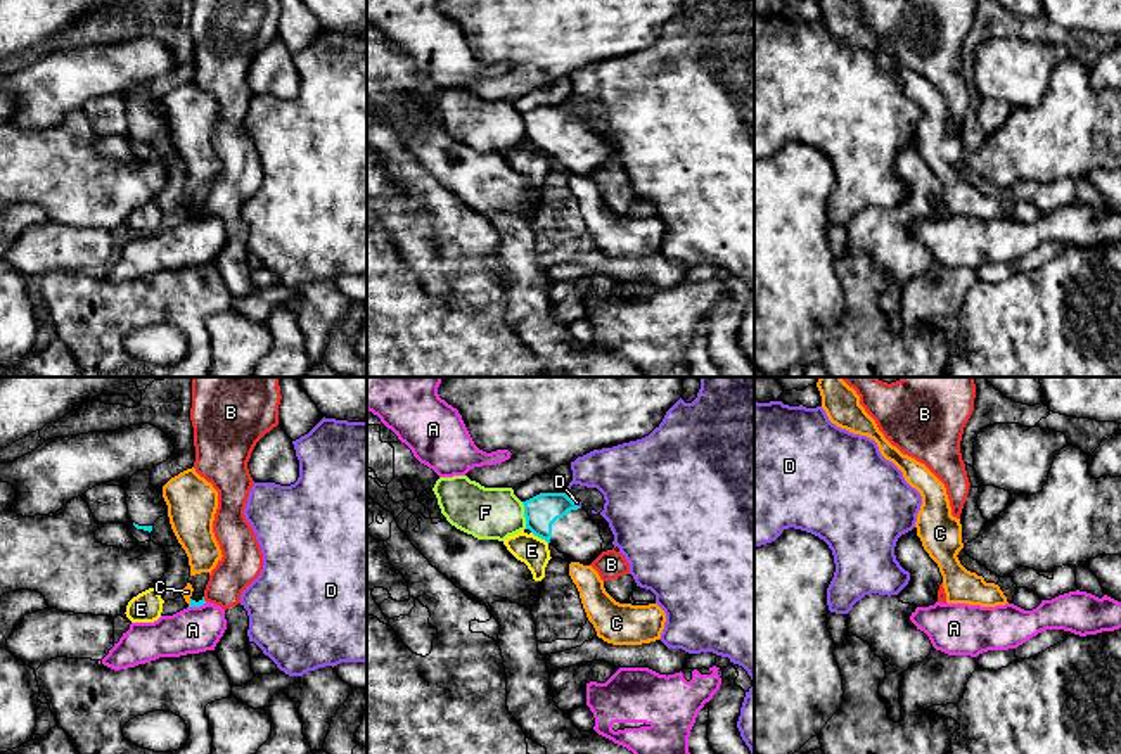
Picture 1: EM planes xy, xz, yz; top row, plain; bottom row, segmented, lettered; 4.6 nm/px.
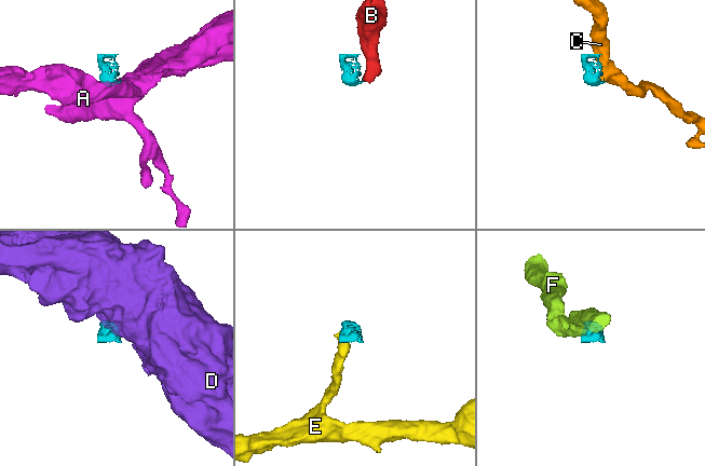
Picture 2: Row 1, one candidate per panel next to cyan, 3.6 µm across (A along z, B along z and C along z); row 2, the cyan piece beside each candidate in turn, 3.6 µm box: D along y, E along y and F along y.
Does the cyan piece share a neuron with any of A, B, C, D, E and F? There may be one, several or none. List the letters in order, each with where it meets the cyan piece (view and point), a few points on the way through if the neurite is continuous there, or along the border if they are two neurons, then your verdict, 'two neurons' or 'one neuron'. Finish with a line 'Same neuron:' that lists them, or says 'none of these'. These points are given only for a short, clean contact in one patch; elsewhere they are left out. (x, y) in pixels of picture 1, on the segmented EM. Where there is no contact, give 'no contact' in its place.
A: xy (198, 606) | along xy (206, 602), (189, 607) | two neurons
B: xy (203, 599) | along xy (203, 597), (206, 600) | two neurons
C: xy (191, 602) | two neurons
D: xz (575, 504) | along xz (573, 502), (580, 507) | two neurons
E: xz (540, 536) | along xz (531, 531), (547, 543) | two neurons
F: xz (525, 516) | along xz (521, 502), (526, 528) | two neurons
Same neuron: none of these

